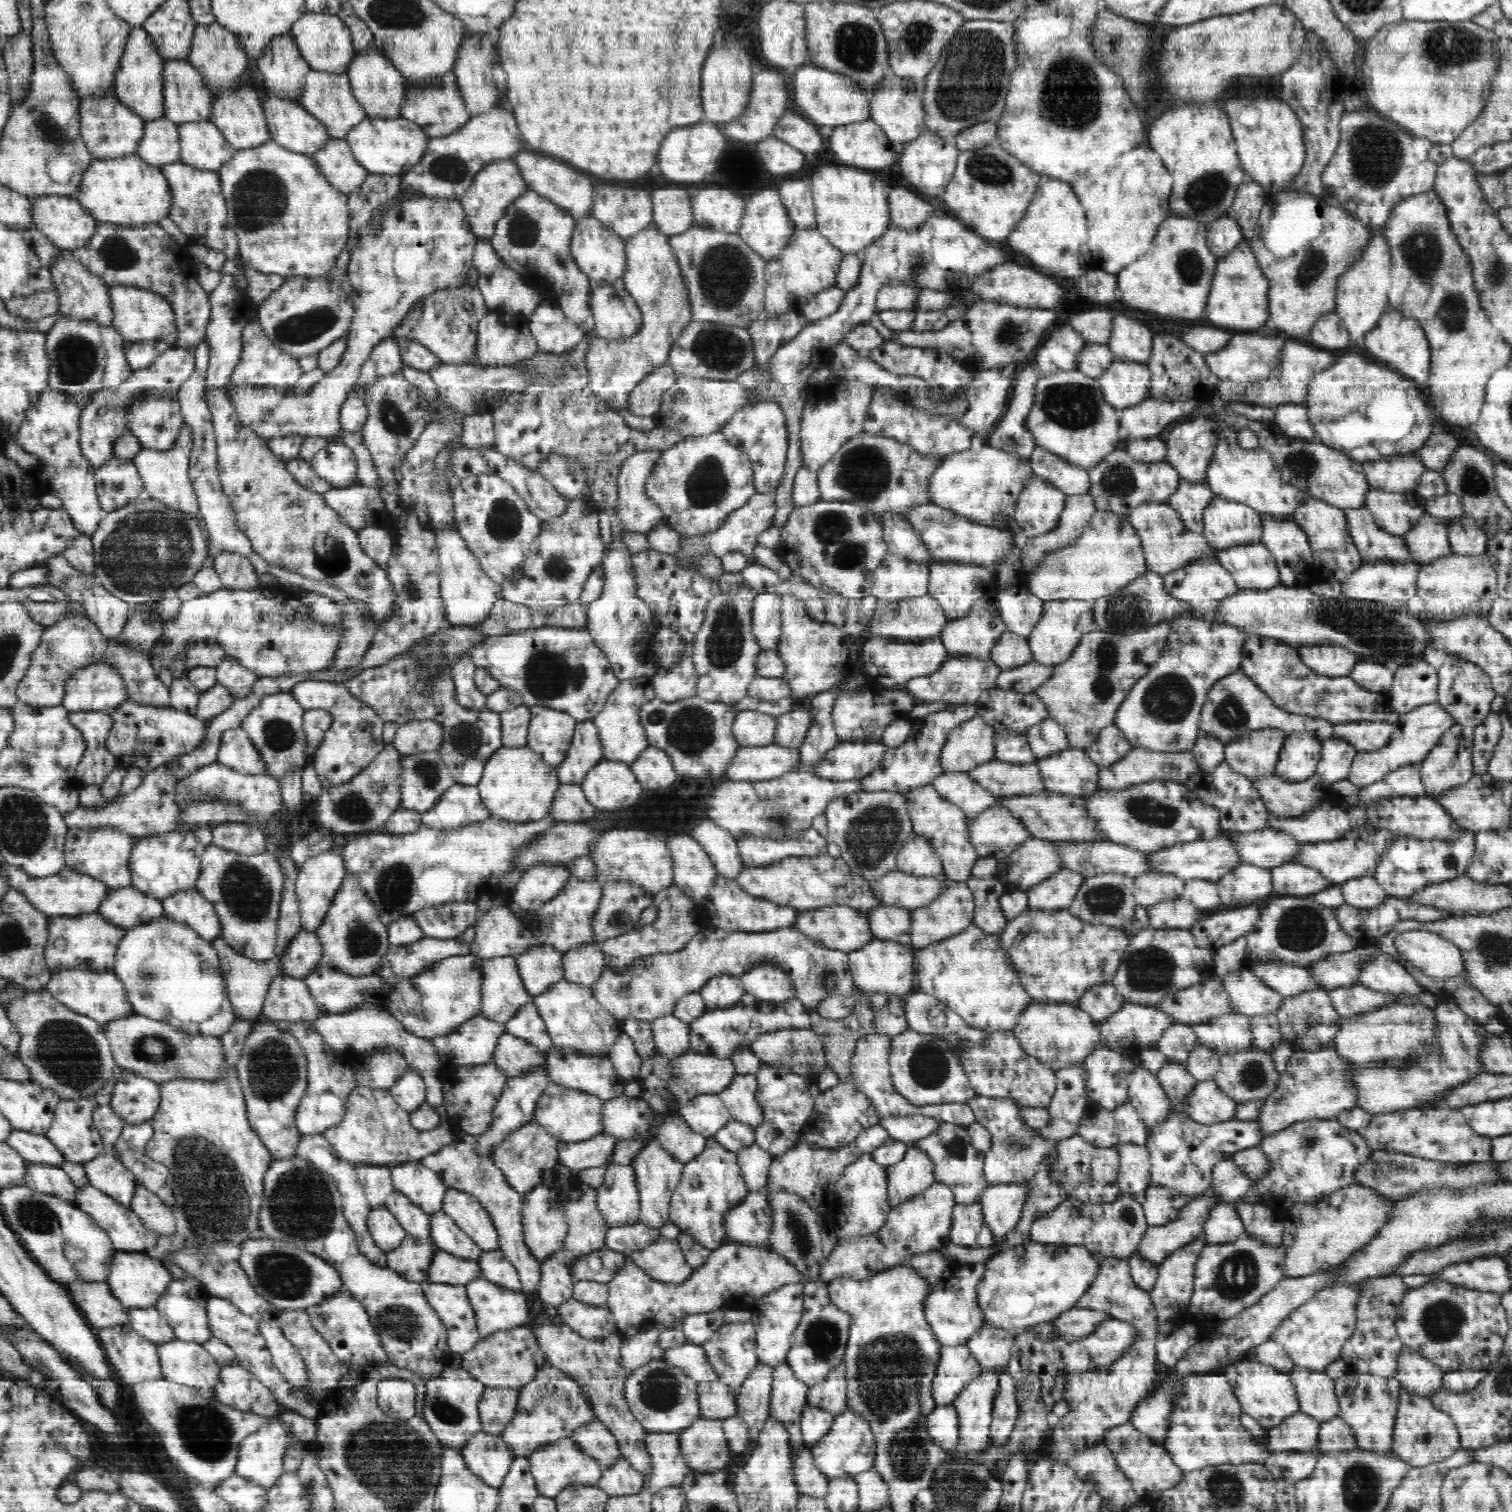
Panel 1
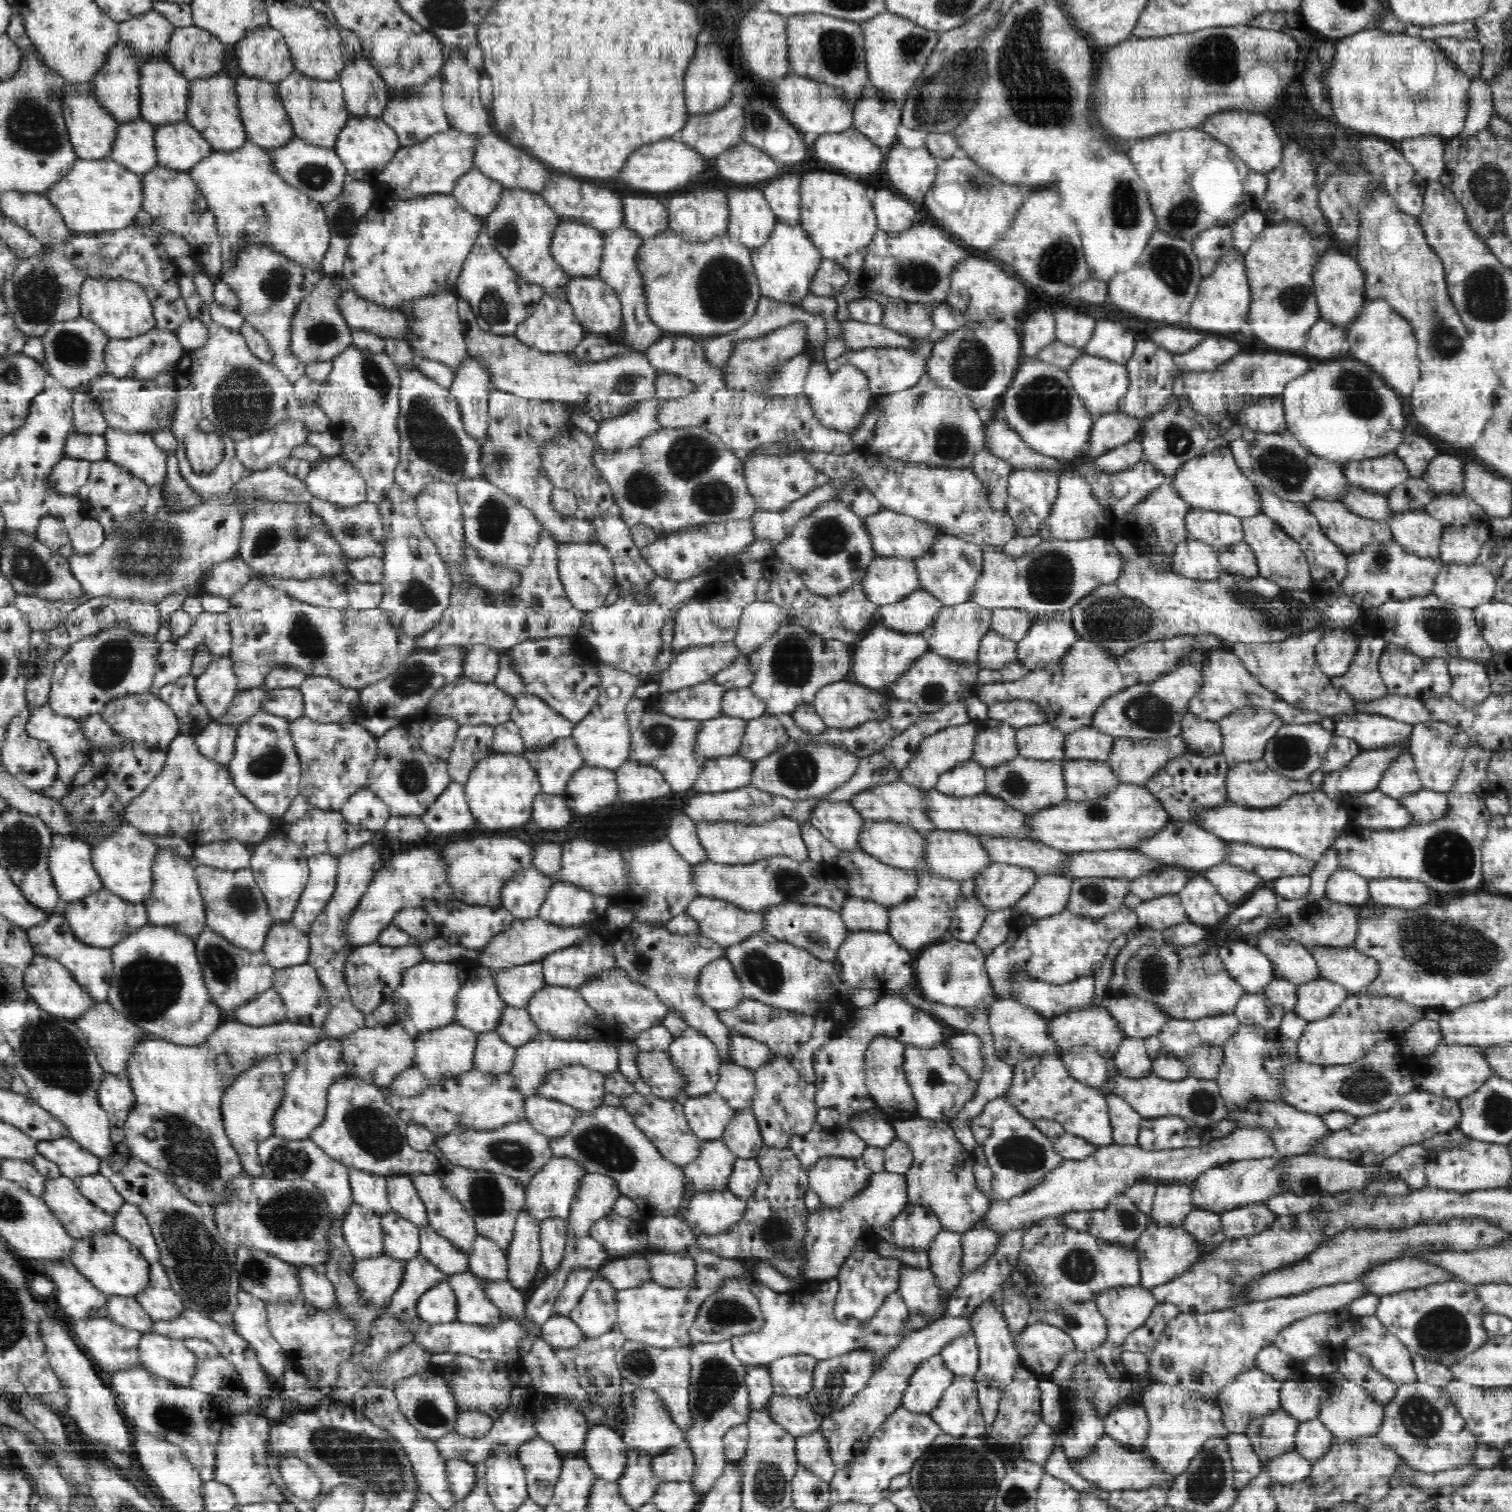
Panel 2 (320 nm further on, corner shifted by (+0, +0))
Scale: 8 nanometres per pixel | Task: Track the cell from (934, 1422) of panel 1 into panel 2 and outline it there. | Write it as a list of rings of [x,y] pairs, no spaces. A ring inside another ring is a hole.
[[[899,1406],[869,1440],[868,1448],[856,1458],[850,1460],[841,1469],[837,1469],[832,1480],[829,1480],[830,1504],[840,1502],[861,1502],[876,1504],[878,1500],[888,1498],[891,1480],[898,1475],[906,1474],[917,1462],[926,1448],[943,1433],[929,1414],[910,1412]]]

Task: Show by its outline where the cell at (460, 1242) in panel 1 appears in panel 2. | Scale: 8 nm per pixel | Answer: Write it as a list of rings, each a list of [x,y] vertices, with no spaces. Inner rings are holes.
[[[429,1224],[419,1229],[420,1255],[434,1264],[446,1275],[469,1271],[468,1255],[452,1245],[450,1240],[440,1236]]]

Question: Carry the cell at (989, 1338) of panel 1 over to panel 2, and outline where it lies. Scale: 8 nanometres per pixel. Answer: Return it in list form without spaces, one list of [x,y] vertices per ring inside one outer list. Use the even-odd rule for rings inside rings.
[[[968,1333],[952,1339],[939,1352],[944,1364],[955,1376],[973,1377],[979,1367],[979,1352],[974,1335]]]

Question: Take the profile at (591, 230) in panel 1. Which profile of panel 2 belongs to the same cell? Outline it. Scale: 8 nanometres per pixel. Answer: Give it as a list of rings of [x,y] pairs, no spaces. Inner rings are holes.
[[[565,219],[554,229],[550,252],[570,277],[598,276],[604,246],[603,231]]]

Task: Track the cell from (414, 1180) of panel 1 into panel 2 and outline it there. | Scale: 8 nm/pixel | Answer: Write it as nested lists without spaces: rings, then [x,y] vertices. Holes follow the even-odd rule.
[[[406,1175],[387,1176],[387,1191],[391,1211],[413,1222],[419,1229],[429,1224],[425,1204],[419,1199],[417,1188],[414,1186],[412,1179]]]

